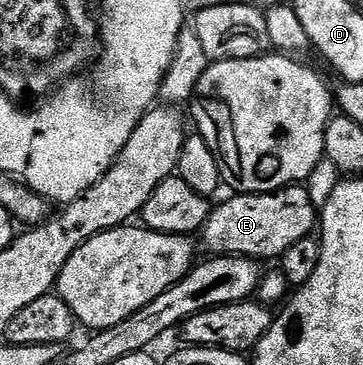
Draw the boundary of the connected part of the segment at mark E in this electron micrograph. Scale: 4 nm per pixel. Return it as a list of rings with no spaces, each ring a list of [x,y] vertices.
[[[304,185],[285,186],[270,194],[238,194],[222,206],[214,205],[205,221],[203,235],[210,255],[233,255],[256,260],[280,259],[299,240],[310,237],[319,222],[318,207],[313,205]]]

